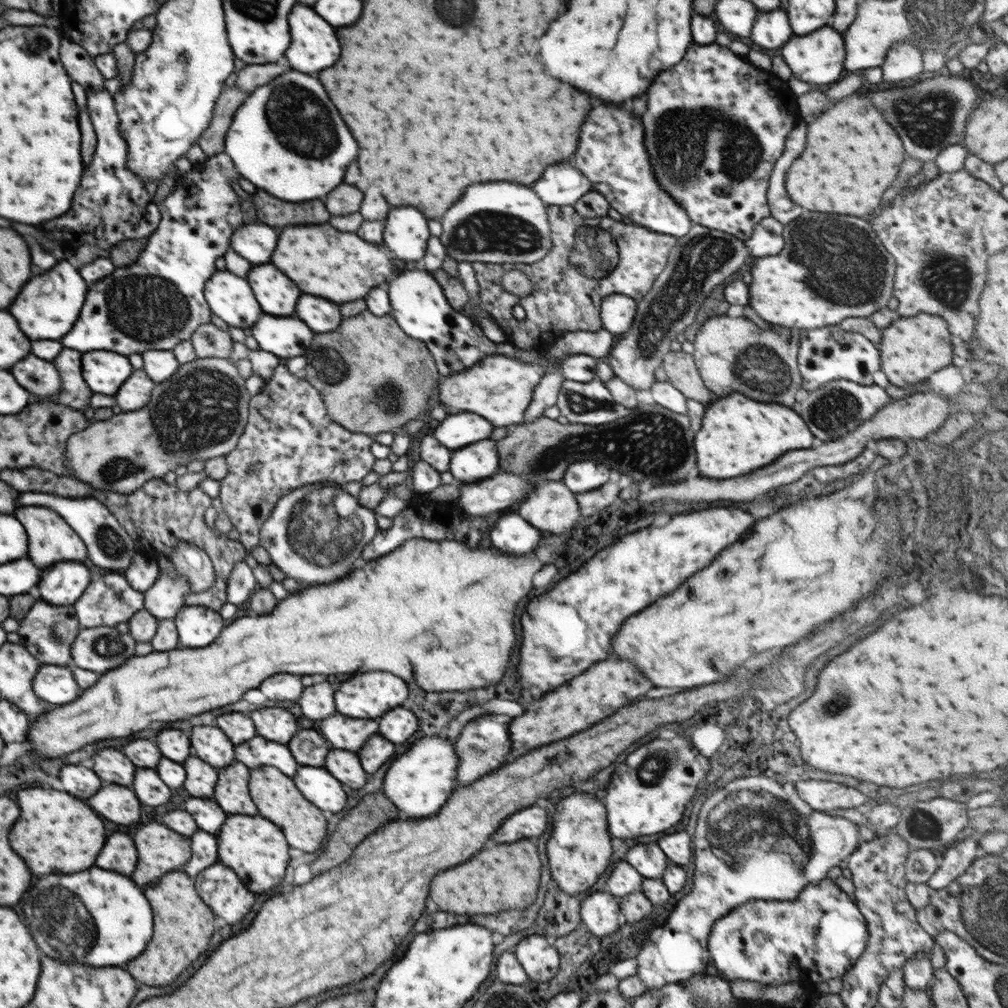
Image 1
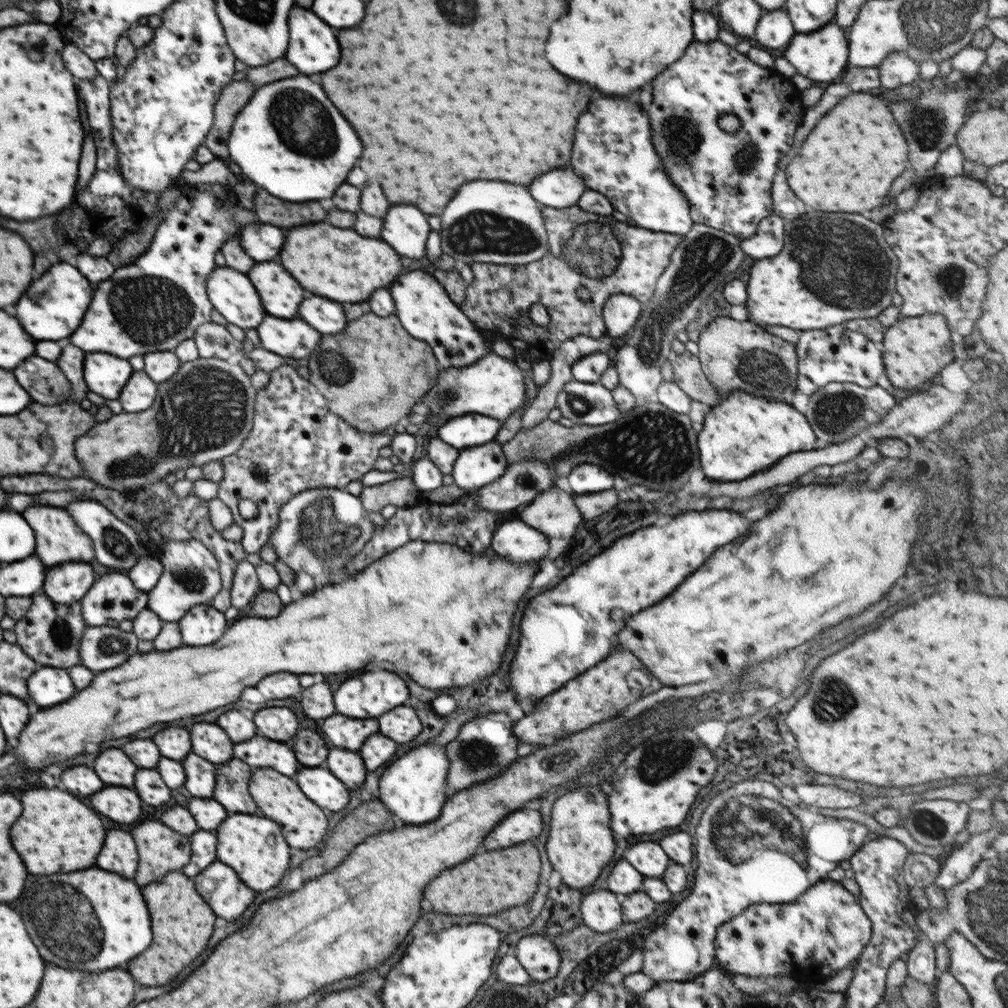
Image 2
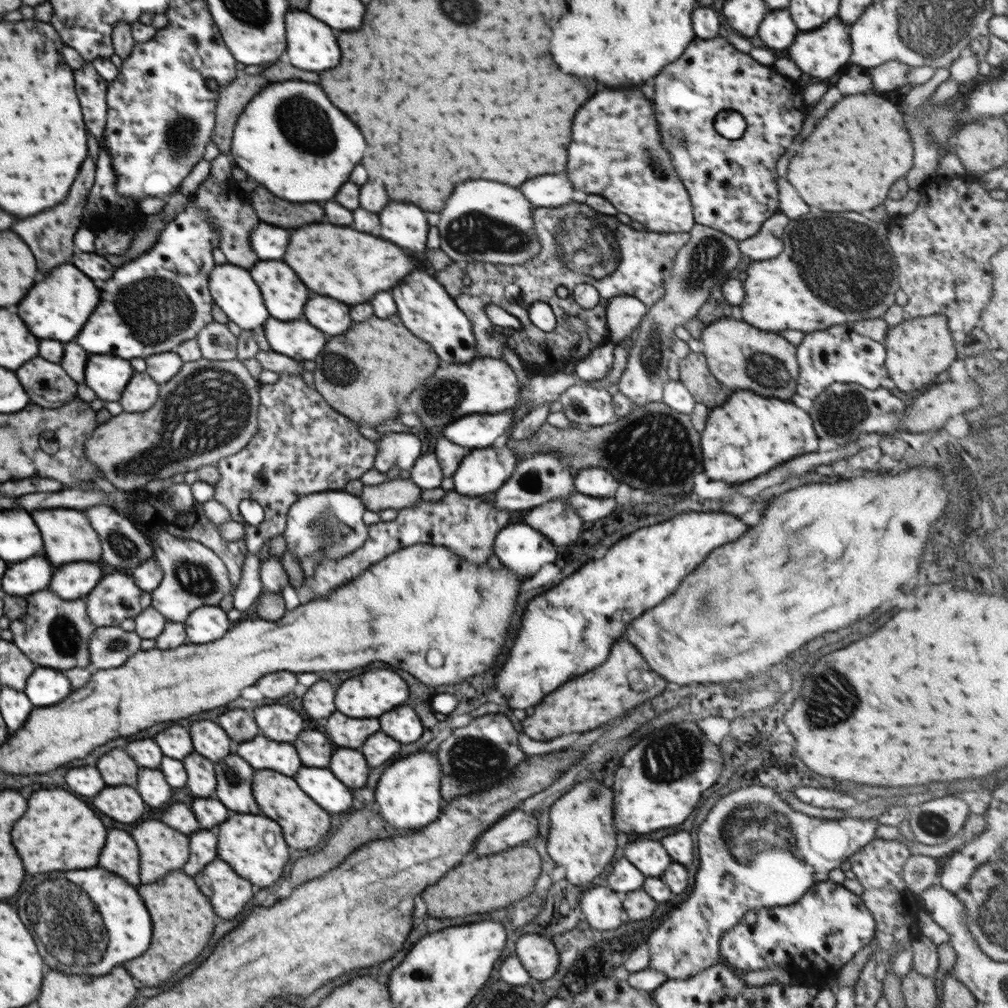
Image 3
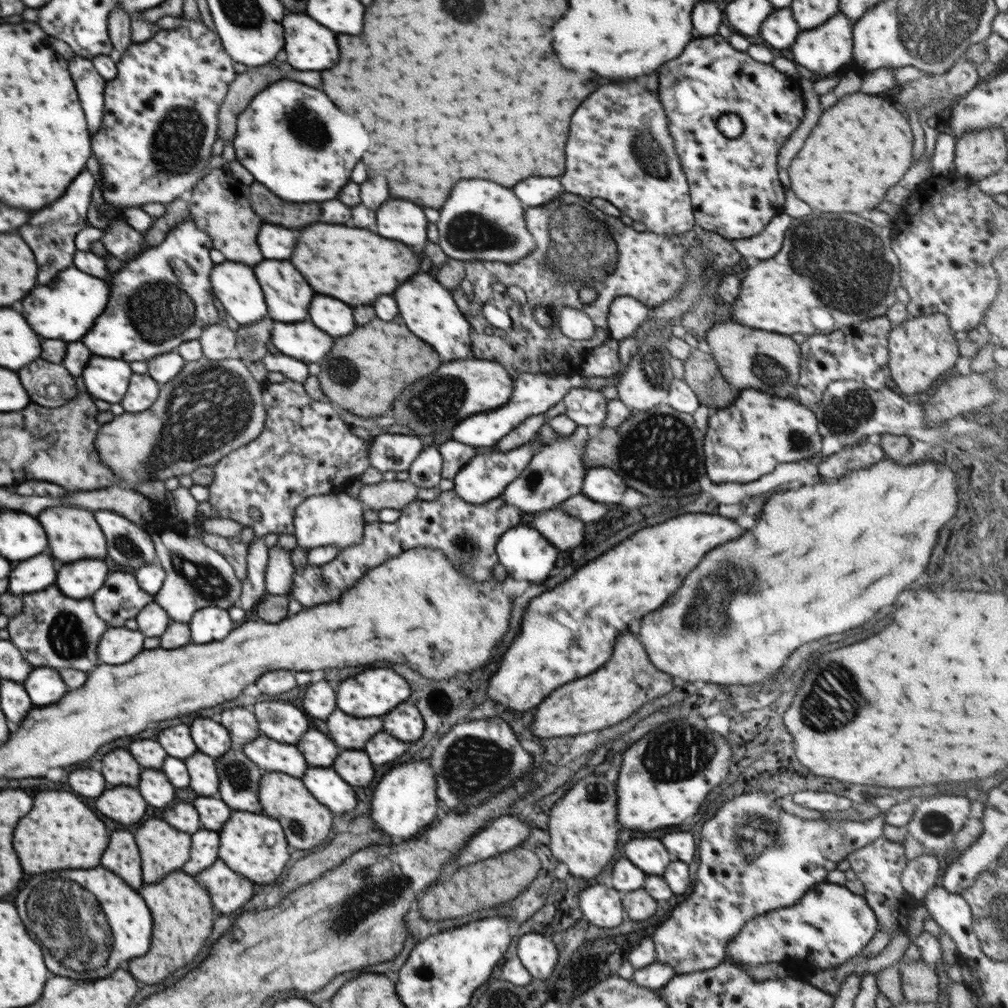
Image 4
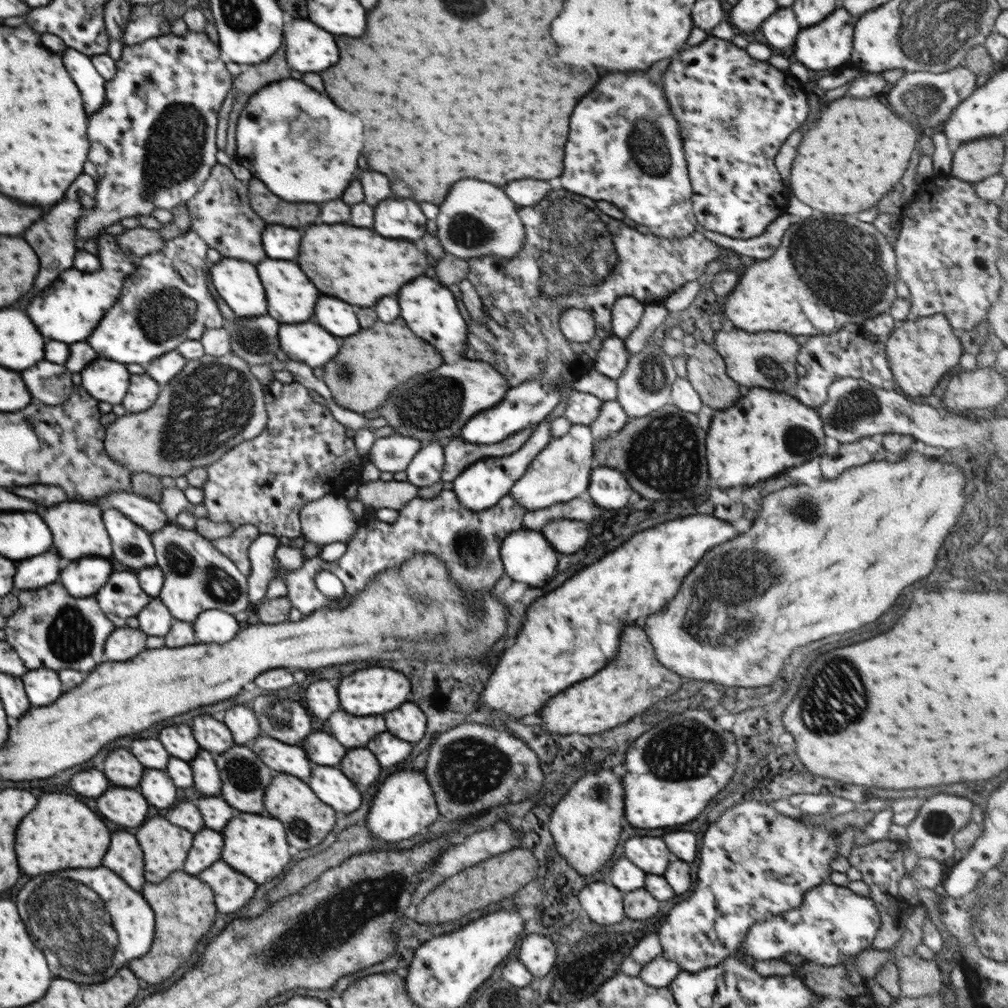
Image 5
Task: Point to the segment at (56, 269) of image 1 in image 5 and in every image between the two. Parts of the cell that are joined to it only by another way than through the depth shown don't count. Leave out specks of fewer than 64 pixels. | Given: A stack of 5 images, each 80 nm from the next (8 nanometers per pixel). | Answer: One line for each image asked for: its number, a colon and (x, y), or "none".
2: (52, 309)
3: (57, 309)
4: (66, 308)
5: (68, 310)

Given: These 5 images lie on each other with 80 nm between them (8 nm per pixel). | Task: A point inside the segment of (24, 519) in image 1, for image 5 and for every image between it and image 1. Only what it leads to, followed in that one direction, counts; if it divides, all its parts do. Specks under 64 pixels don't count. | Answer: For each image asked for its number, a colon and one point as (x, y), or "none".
2: (58, 539)
3: (68, 537)
4: (74, 533)
5: (78, 527)

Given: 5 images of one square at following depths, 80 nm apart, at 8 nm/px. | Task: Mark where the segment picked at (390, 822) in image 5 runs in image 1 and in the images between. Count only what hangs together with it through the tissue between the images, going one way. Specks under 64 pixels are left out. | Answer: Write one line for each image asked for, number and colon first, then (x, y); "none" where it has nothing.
1: (418, 784)
2: (414, 789)
3: (407, 796)
4: (405, 801)

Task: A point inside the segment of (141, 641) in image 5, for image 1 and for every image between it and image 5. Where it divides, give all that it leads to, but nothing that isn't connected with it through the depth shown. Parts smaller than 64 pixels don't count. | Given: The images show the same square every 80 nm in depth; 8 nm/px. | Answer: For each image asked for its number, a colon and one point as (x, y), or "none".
1: (98, 649)
2: (106, 647)
3: (109, 647)
4: (117, 645)

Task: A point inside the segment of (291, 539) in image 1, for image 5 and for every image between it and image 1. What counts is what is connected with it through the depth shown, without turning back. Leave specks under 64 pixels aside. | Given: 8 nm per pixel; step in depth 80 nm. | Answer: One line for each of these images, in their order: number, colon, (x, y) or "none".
2: (319, 530)
3: (328, 525)
4: (333, 520)
5: (327, 521)

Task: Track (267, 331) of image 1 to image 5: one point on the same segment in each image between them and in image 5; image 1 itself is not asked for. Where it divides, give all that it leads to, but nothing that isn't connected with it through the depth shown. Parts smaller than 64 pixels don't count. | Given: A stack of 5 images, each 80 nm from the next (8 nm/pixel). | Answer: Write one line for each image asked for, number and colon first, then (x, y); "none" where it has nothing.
2: (294, 338)
3: (298, 340)
4: (304, 342)
5: (308, 343)

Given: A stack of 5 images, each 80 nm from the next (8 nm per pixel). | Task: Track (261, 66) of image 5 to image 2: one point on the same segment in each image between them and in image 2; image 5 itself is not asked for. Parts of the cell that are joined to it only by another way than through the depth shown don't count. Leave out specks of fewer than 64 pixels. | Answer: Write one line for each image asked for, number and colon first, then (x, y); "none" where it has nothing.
2: (234, 96)
3: (233, 99)
4: (246, 85)

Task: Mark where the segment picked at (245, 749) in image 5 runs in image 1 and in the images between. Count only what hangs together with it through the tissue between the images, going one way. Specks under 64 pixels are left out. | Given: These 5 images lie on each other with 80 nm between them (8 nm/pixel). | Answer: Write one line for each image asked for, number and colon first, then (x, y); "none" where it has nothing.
1: (231, 793)
2: (232, 778)
3: (234, 775)
4: (239, 778)

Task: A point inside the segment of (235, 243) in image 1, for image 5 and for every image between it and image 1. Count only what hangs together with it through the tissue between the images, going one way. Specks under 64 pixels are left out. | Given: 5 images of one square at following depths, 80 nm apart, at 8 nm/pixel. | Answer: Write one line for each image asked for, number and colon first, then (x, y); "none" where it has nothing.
2: (262, 242)
3: (268, 242)
4: (276, 243)
5: (279, 242)

